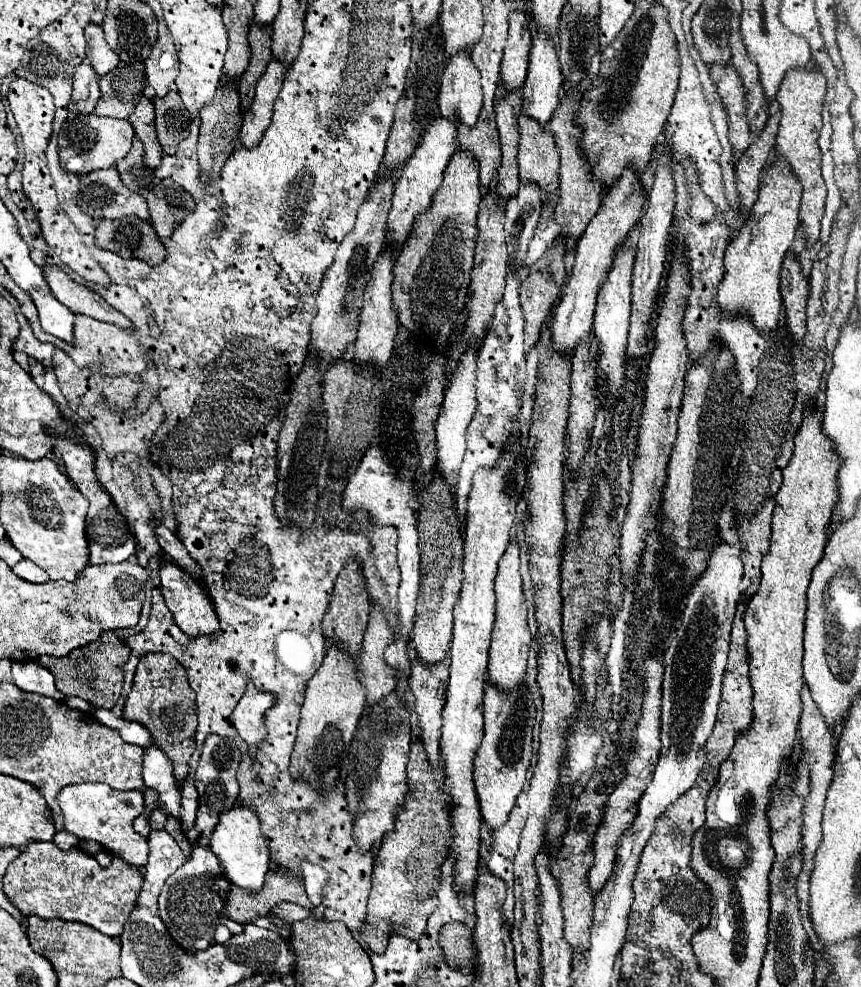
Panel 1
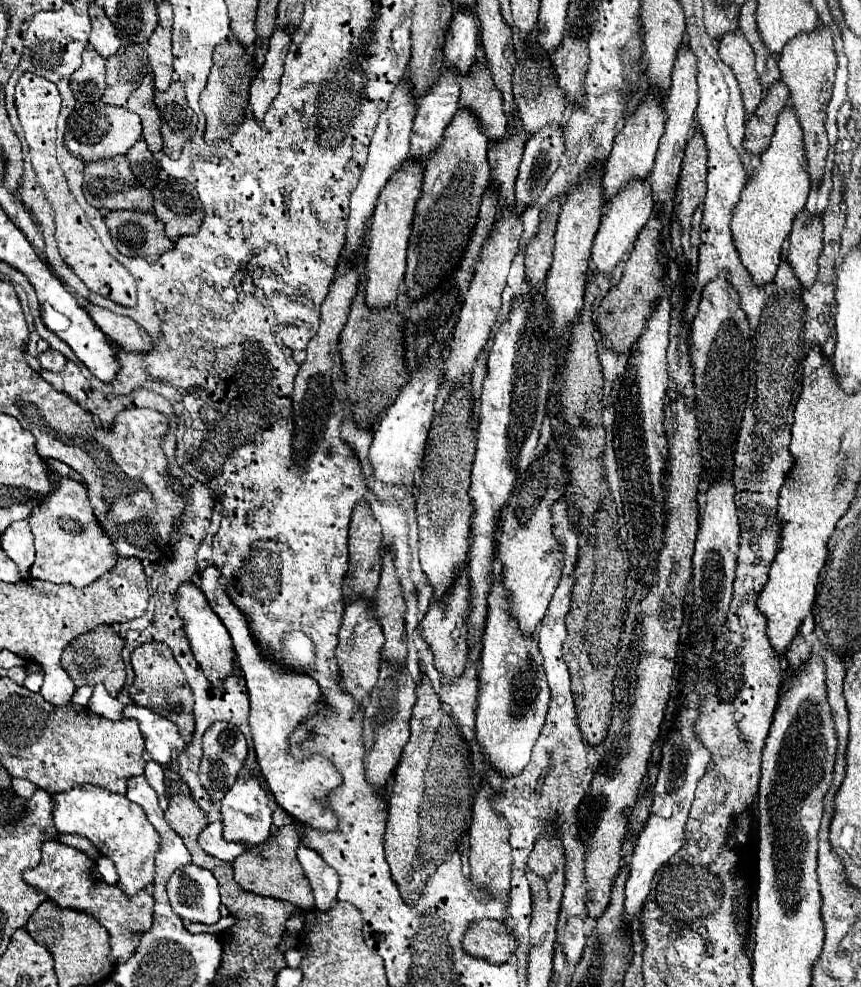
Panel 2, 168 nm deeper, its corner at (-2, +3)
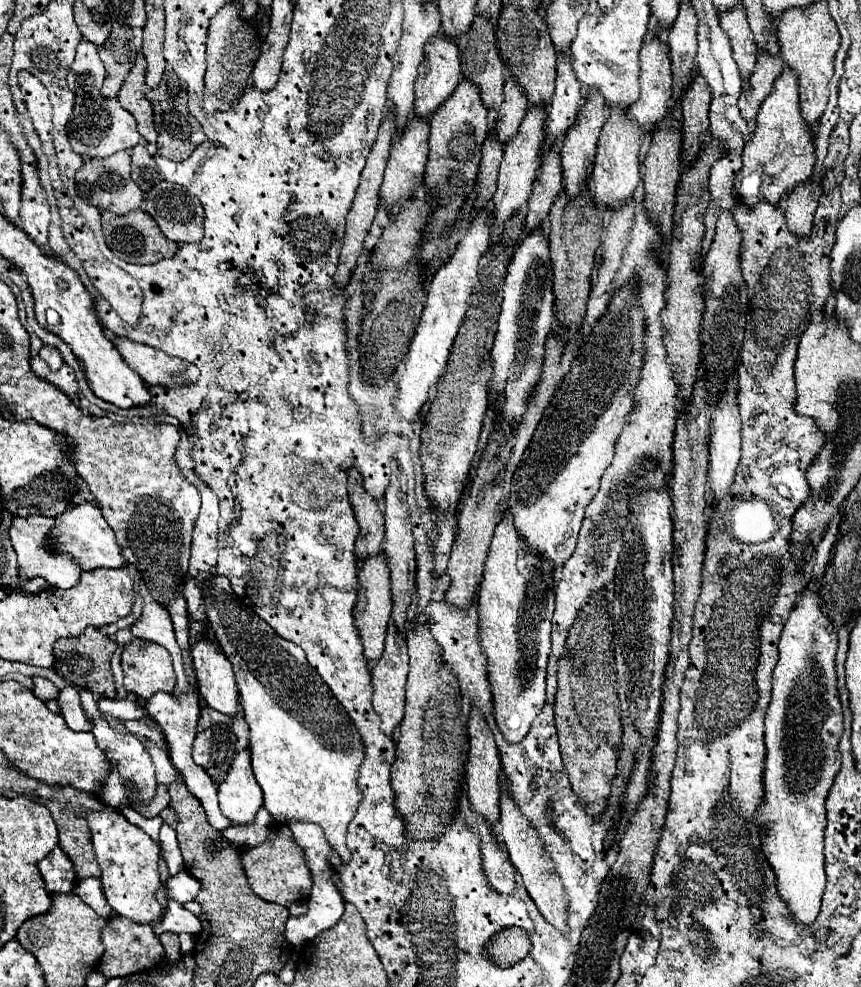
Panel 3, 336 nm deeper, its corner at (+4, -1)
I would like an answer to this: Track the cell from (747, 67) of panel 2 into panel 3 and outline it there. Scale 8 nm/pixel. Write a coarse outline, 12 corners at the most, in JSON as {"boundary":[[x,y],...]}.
{"boundary":[[743,5],[719,15],[741,79],[757,63]]}

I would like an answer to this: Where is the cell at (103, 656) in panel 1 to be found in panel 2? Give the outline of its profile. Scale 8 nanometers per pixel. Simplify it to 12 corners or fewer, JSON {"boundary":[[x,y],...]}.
{"boundary":[[95,627],[63,651],[77,687],[105,685],[117,697],[125,683],[125,639]]}

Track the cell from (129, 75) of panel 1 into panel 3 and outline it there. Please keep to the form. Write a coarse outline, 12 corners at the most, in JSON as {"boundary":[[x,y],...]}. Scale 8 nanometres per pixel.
{"boundary":[[113,29],[99,49],[107,69],[101,95],[117,97],[135,65],[131,29]]}

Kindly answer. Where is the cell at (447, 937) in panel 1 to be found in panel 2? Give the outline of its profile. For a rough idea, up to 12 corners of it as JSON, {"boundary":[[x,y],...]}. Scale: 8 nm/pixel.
{"boundary":[[483,919],[467,929],[463,949],[501,965],[517,937],[503,921]]}

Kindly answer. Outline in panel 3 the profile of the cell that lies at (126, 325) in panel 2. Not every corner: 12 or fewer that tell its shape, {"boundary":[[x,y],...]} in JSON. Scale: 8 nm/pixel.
{"boundary":[[113,337],[115,349],[147,383],[181,387],[199,369],[159,349]]}

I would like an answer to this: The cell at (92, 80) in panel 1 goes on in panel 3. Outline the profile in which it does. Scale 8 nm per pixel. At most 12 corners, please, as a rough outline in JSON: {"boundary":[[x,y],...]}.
{"boundary":[[83,39],[67,75],[69,89],[95,89],[105,67],[97,47]]}

